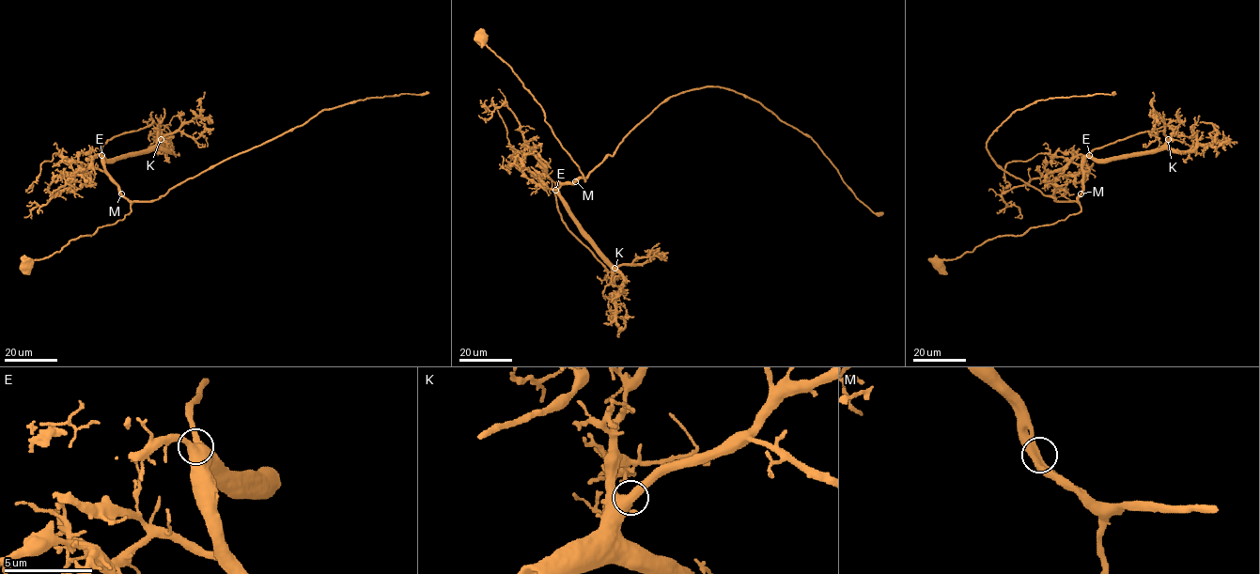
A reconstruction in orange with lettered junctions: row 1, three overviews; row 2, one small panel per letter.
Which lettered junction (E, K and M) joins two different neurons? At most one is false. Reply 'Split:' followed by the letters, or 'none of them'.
Split: none of them

